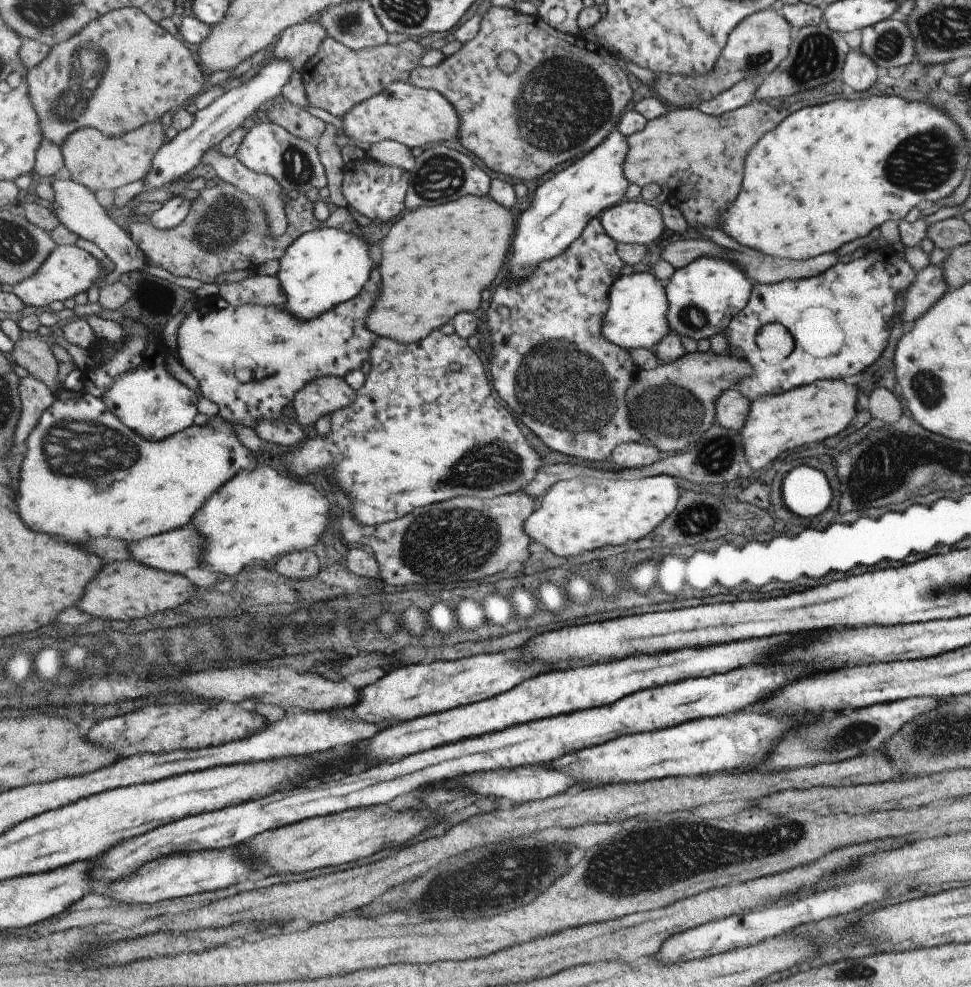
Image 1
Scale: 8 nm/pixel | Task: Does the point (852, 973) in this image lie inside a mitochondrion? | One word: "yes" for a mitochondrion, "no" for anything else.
yes

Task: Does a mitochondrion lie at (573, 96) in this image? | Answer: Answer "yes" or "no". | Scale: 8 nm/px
yes

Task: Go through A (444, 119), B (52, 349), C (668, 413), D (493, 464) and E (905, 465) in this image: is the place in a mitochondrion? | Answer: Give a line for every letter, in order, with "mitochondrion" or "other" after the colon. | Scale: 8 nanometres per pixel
A: other
B: other
C: mitochondrion
D: mitochondrion
E: other

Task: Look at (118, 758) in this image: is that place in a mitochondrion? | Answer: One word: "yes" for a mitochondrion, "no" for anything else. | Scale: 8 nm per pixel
no

